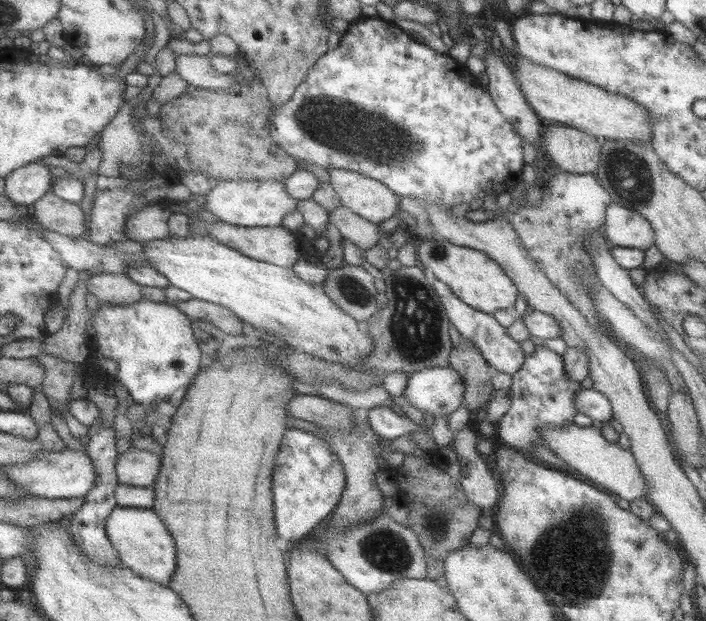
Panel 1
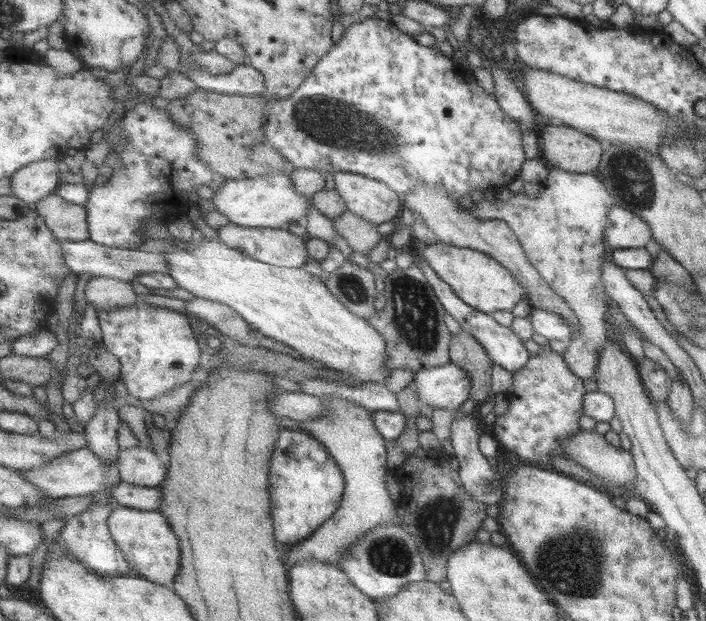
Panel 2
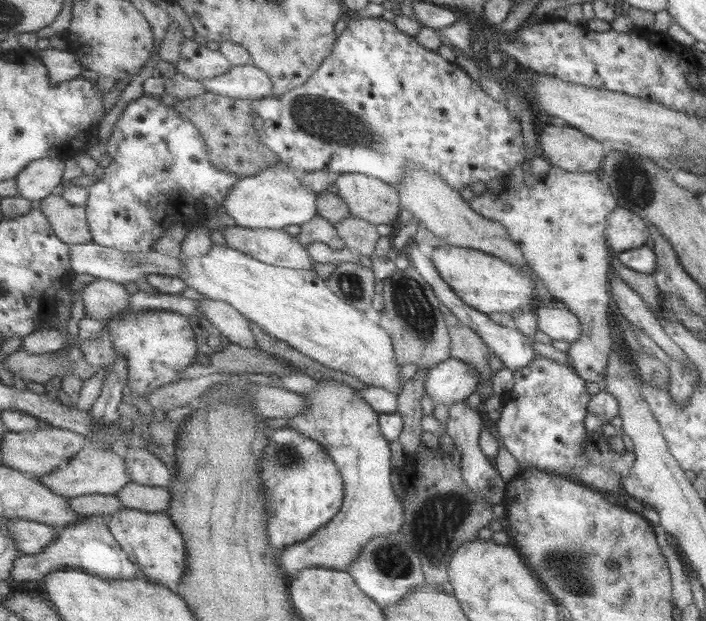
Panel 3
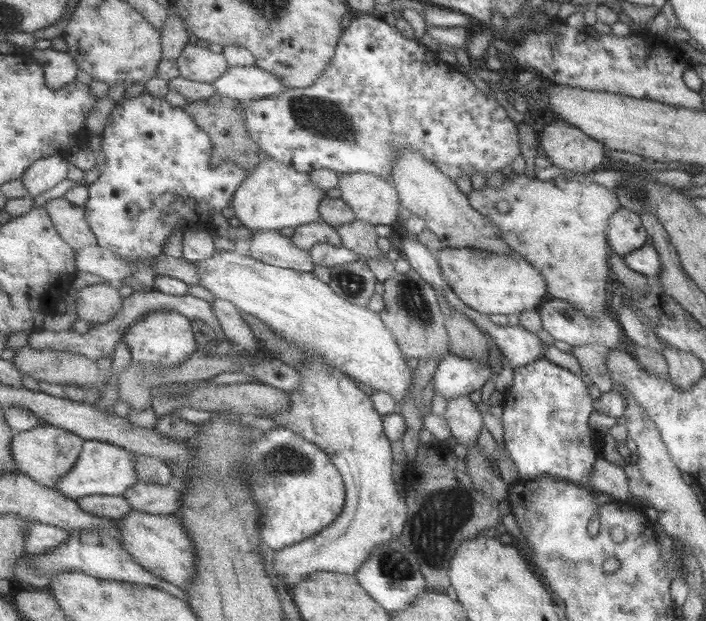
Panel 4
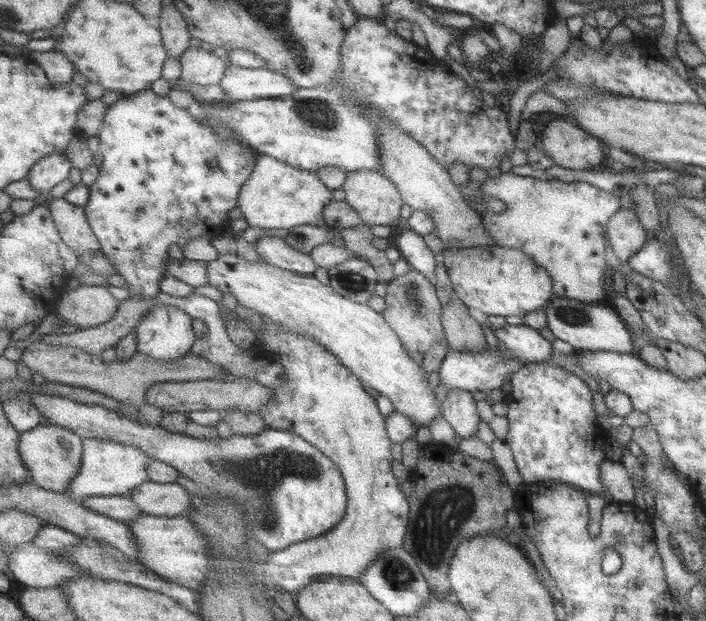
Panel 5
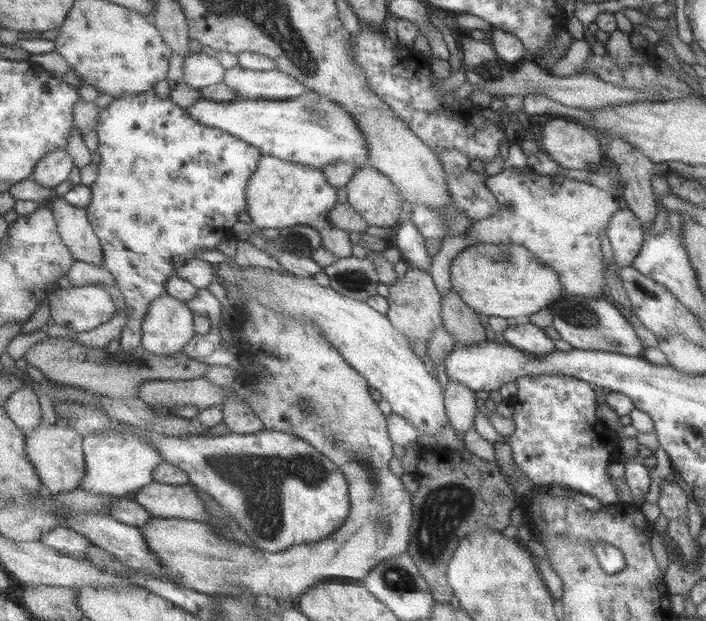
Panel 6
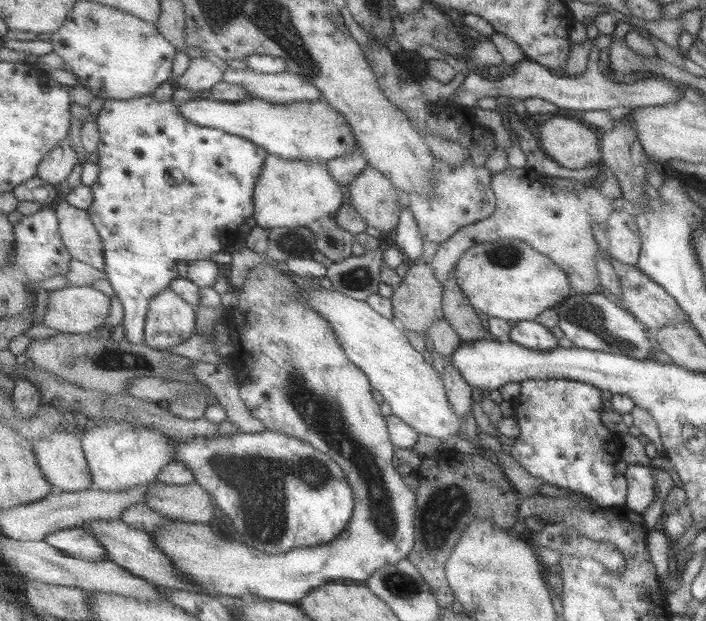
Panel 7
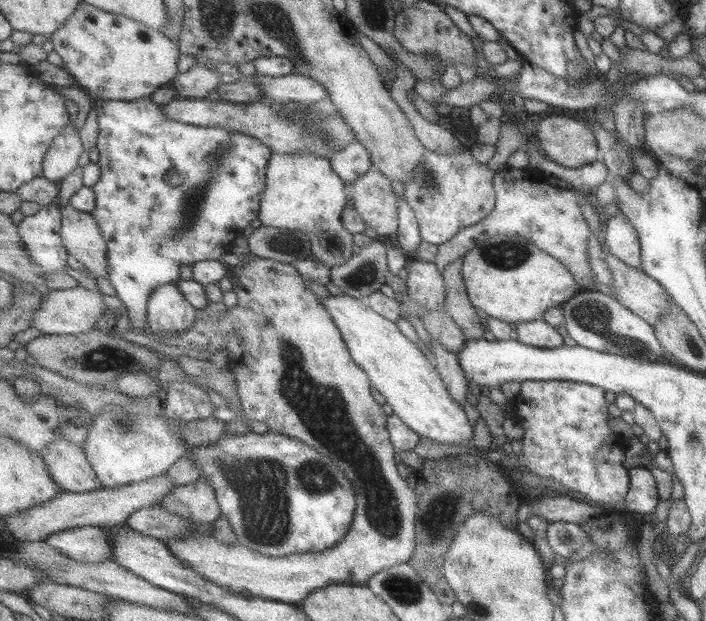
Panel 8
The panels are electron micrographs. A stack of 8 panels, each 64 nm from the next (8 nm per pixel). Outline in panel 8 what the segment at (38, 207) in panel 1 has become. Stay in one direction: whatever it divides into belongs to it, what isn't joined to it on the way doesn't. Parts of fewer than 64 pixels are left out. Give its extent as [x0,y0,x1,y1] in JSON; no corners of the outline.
[62,202,109,278]

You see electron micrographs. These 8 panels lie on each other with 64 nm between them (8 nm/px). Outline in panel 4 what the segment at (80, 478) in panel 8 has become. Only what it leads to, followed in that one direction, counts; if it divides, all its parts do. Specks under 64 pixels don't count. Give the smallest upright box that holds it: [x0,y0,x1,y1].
[11,424,86,489]

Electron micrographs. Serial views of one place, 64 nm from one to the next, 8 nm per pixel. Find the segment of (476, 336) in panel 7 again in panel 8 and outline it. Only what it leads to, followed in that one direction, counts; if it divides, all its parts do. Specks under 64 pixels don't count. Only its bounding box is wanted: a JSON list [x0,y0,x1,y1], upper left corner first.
[444,256,490,339]

